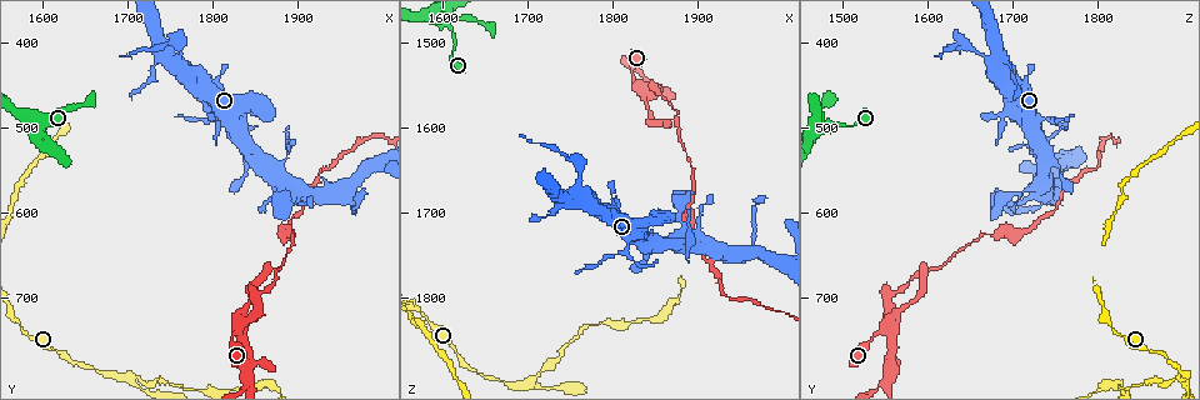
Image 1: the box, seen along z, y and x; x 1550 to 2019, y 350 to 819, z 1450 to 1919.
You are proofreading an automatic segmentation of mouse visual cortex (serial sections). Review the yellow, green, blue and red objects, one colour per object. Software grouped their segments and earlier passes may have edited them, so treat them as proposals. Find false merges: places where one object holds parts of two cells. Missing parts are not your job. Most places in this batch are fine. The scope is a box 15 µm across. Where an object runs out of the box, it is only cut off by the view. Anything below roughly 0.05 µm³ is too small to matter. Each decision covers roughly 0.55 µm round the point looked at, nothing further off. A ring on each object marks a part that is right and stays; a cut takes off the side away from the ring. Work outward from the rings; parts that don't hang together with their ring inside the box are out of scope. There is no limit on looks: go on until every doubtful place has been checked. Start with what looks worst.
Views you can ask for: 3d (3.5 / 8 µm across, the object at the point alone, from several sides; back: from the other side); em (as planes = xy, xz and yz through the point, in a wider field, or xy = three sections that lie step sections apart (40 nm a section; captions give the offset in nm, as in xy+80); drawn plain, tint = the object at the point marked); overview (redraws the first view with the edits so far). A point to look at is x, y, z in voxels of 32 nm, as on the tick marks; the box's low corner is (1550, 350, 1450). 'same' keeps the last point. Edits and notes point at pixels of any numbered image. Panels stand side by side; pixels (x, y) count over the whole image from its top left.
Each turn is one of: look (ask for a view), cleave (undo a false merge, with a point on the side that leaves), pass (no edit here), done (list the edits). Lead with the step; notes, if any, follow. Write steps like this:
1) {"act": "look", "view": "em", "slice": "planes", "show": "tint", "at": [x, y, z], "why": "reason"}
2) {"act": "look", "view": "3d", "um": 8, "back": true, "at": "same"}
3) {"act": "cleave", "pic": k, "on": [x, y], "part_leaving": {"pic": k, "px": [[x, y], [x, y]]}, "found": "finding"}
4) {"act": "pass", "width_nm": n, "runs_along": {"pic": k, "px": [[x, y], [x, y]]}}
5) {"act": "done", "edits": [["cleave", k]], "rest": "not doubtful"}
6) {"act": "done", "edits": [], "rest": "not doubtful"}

{"act": "look", "view": "3d", "um": 3.5, "at": [1700, 790, 1900], "why": "thin neck"}

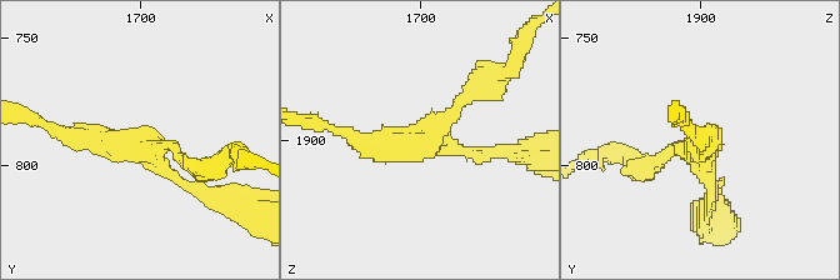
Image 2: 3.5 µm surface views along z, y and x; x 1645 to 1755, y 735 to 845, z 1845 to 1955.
{"act": "look", "view": "em", "slice": "planes", "show": "tint", "at": [1702, 794, 1899], "arms": 3, "arm_widths_nm": [150, 150, 250]}

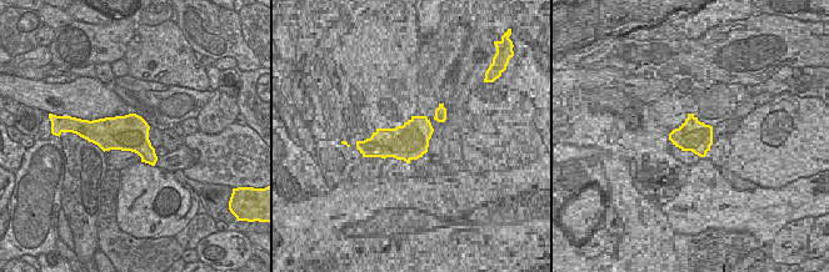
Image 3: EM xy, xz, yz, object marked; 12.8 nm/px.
{"act": "pass", "runs_along": {"pic": 2, "px": [[345, 131], [418, 141], [475, 86]]}, "found": "continuous, no second cell"}

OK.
{"act": "look", "view": "3d", "um": 3.5, "back": true, "at": [1830, 735, 1550], "why": "sudden change in width"}

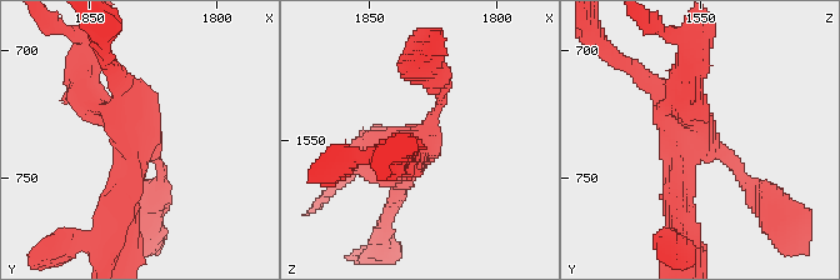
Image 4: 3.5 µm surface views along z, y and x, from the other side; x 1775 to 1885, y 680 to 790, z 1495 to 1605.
{"act": "look", "view": "em", "slice": "xy", "step": 1, "show": "tint", "at": [1828, 735, 1551], "arms": 4, "arm_widths_nm": [150, 200, 350, 400], "why": "need the tissue"}

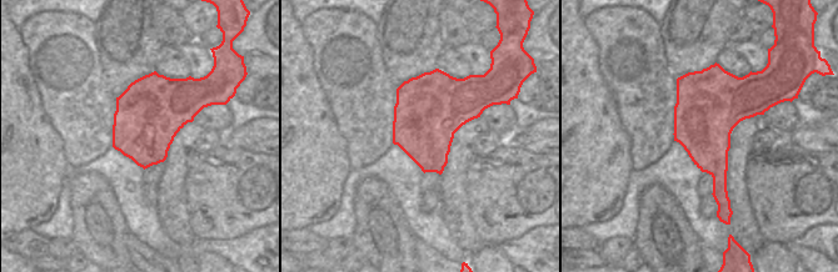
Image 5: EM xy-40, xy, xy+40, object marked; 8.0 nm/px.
{"act": "pass", "runs_along": {"pic": 4, "px": [[759, 193], [646, 81]]}, "found": "one cell here"}

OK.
{"act": "look", "view": "3d", "um": 3.5, "at": [1875, 670, 1595], "why": "sudden change in width"}

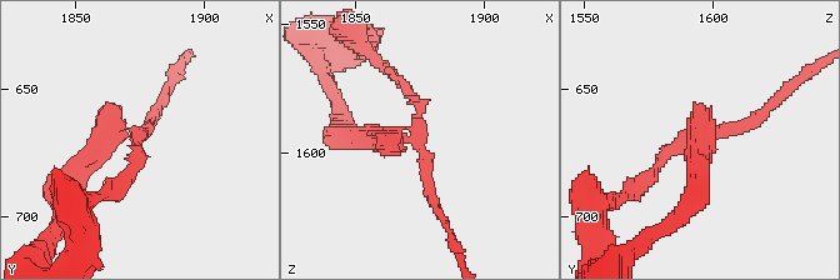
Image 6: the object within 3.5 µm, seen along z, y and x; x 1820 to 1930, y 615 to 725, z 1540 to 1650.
{"act": "look", "view": "em", "slice": "planes", "show": "tint", "at": [1871, 669, 1593], "arm_widths_nm": [150, 250]}

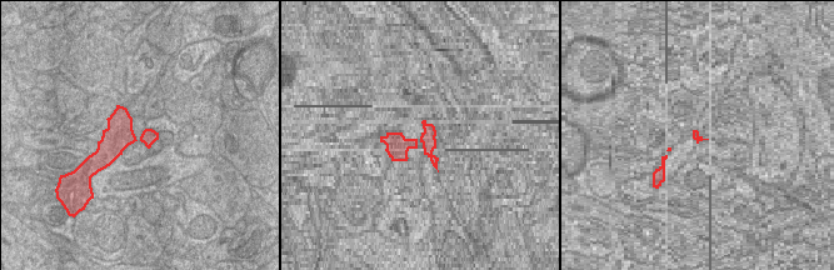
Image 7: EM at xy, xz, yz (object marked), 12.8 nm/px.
{"act": "look", "view": "em", "slice": "xy", "step": 5, "show": "tint", "at": "same", "why": "cut it another way"}

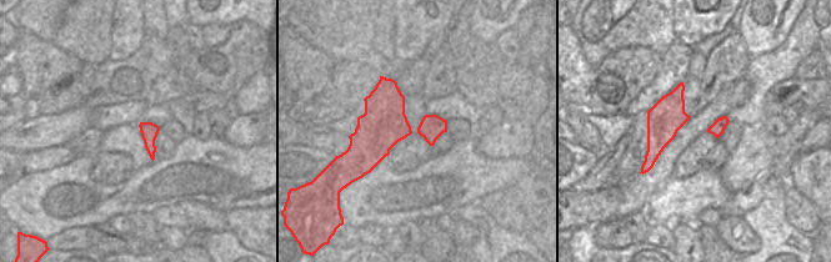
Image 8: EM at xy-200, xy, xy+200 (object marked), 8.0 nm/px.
{"act": "cleave", "pic": 6, "on": [140, 158], "found": "a second cell is stuck on"}

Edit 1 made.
{"act": "done", "edits": [["cleave", 6]], "rest": "not doubtful"}

